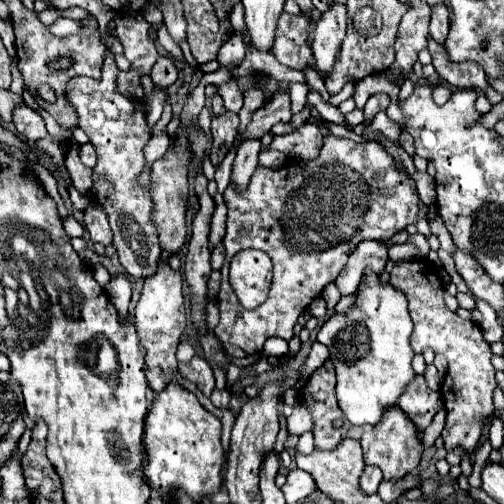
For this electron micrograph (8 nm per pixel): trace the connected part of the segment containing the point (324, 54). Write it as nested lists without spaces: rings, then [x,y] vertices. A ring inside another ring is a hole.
[[[334,2],[326,12],[322,12],[320,20],[316,20],[312,38],[312,50],[320,78],[332,72],[344,34],[346,34],[346,6]]]

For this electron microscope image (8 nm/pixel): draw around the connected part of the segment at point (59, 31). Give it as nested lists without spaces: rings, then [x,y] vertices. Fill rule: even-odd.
[[[58,18],[52,26],[50,26],[52,34],[56,36],[68,36],[68,34],[78,34],[82,30],[82,24],[70,18]]]

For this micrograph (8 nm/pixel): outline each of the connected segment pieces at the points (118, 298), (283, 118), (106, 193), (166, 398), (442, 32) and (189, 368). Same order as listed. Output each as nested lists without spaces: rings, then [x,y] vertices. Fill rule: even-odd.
[[[116,274],[112,276],[110,284],[108,284],[108,294],[112,304],[116,306],[116,310],[120,312],[120,316],[128,316],[128,304],[132,298],[132,284],[124,274]]]
[[[274,94],[272,102],[262,106],[254,112],[252,122],[246,126],[246,130],[236,138],[236,146],[240,146],[244,140],[260,140],[274,124],[278,122],[290,122],[290,96],[288,94]]]
[[[106,54],[100,80],[72,78],[68,82],[68,98],[78,112],[80,128],[88,134],[98,154],[94,168],[94,202],[108,214],[110,228],[114,232],[114,246],[126,274],[134,278],[150,278],[158,270],[160,246],[156,226],[150,220],[152,200],[148,188],[138,184],[138,174],[144,170],[144,146],[150,140],[150,128],[146,126],[146,112],[140,102],[122,96],[116,90],[118,68],[112,54]]]
[[[170,382],[162,392],[154,392],[152,404],[146,414],[148,416],[144,420],[144,444],[146,444],[148,460],[146,460],[144,474],[150,486],[162,490],[164,494],[172,494],[174,490],[184,490],[196,502],[200,502],[202,496],[216,494],[222,486],[220,470],[224,458],[224,450],[220,446],[220,420],[208,410],[204,410],[198,398],[176,382]]]
[[[438,4],[438,6],[432,6],[432,16],[430,16],[430,36],[444,44],[446,36],[448,36],[448,30],[450,30],[450,12],[444,4]]]
[[[194,356],[186,364],[184,362],[178,362],[178,370],[180,370],[180,374],[184,378],[188,378],[190,382],[194,382],[204,396],[210,396],[212,394],[212,390],[214,390],[214,374],[212,374],[210,364],[204,358]]]

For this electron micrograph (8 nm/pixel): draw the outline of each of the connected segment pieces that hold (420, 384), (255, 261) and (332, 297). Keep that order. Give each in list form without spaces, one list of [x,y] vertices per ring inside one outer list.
[[[416,374],[414,384],[410,384],[410,388],[406,388],[406,392],[402,392],[398,406],[416,424],[416,428],[420,432],[424,432],[426,426],[430,426],[434,414],[442,408],[442,396],[440,396],[440,392],[434,392],[428,388],[424,376]]]
[[[240,250],[230,266],[230,284],[240,304],[247,310],[260,306],[268,297],[272,282],[272,260],[268,254],[262,250]]]
[[[328,284],[328,286],[322,290],[322,298],[324,298],[326,304],[328,304],[328,314],[332,314],[332,312],[334,312],[334,304],[340,300],[340,292],[336,290],[334,284]]]

